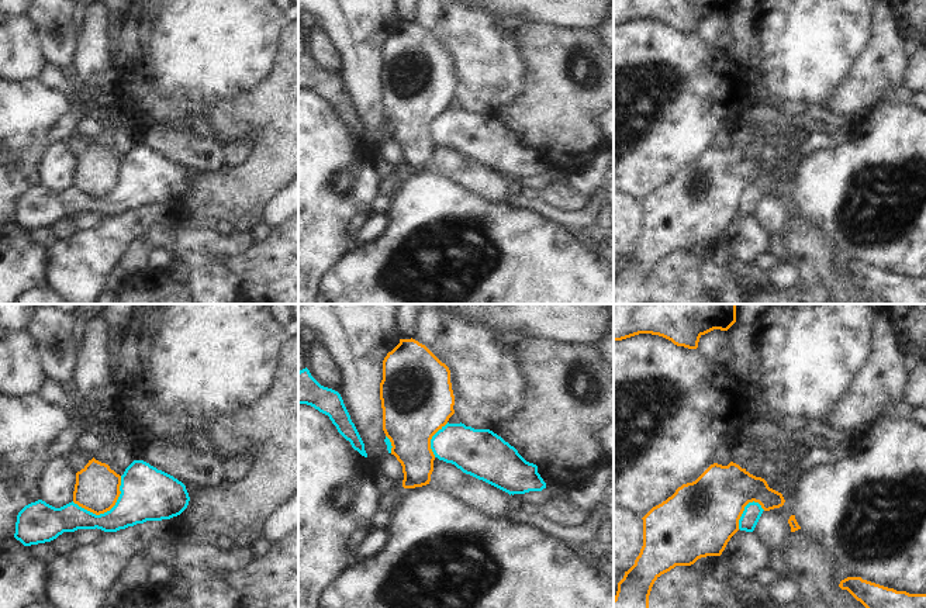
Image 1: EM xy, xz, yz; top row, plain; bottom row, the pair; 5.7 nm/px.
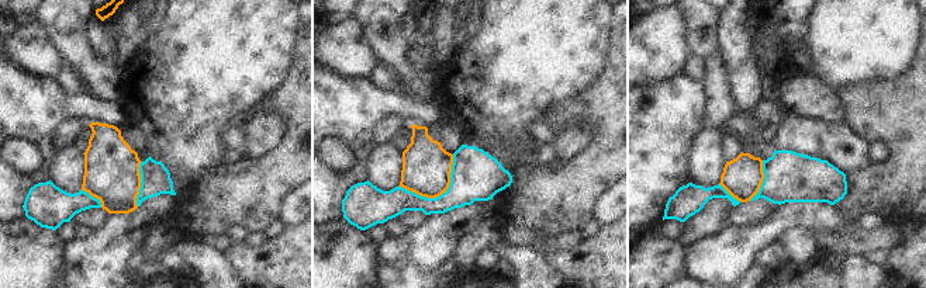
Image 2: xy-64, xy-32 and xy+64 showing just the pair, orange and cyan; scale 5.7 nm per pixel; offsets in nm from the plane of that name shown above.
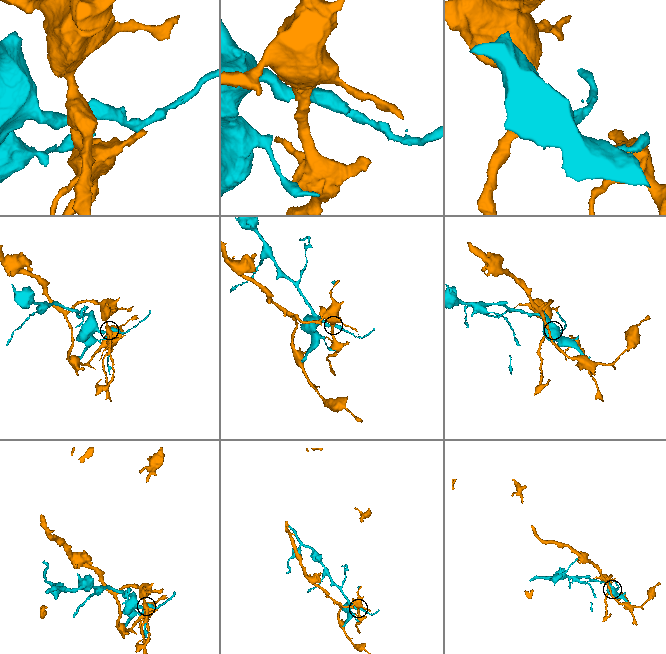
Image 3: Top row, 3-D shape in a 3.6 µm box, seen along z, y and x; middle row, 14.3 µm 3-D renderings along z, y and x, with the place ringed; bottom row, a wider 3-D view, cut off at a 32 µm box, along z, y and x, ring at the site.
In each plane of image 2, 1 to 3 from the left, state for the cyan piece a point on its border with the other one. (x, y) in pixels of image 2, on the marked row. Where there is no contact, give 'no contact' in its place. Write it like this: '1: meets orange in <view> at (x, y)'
1: meets orange in xy-64 at (140, 184)
2: meets orange in xy-32 at (439, 194)
3: meets orange in xy+64 at (763, 179)

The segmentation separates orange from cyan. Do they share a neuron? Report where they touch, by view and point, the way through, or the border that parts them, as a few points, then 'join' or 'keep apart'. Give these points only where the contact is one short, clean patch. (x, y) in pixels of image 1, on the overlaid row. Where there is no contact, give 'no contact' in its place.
xy (107, 510) | keep apart

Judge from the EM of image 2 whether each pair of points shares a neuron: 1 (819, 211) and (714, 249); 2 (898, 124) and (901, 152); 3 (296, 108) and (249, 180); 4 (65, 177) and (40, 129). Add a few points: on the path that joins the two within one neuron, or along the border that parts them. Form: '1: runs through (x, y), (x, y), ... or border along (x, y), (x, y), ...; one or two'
1: runs through (793, 215), (787, 215), (763, 235), (740, 245); one
2: runs through (901, 131), (901, 145); one
3: runs through (296, 128), (296, 141), (269, 167); one
4: border along (56, 151), (49, 179); two

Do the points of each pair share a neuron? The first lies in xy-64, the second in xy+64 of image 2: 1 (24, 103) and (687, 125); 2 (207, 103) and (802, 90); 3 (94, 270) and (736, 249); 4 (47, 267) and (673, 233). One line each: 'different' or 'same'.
1: same
2: different
3: same
4: different

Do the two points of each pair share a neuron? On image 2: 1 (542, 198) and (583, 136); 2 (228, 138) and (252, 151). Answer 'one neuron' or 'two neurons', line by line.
1: two neurons
2: two neurons

